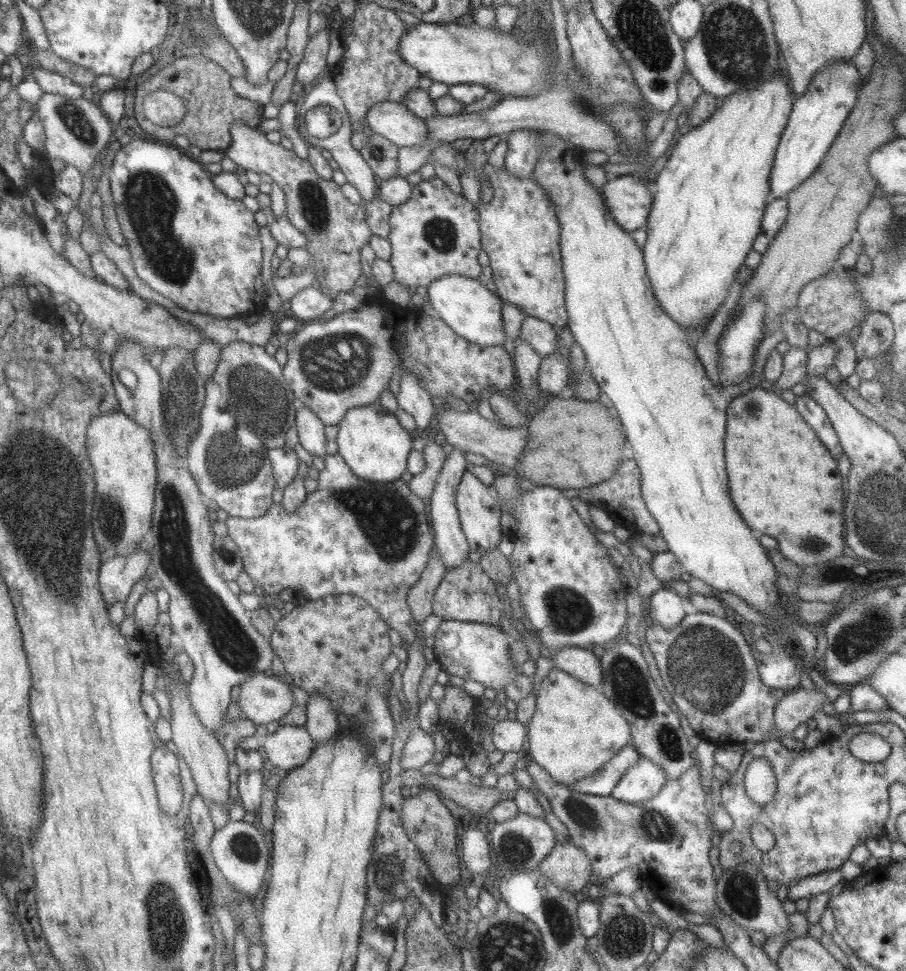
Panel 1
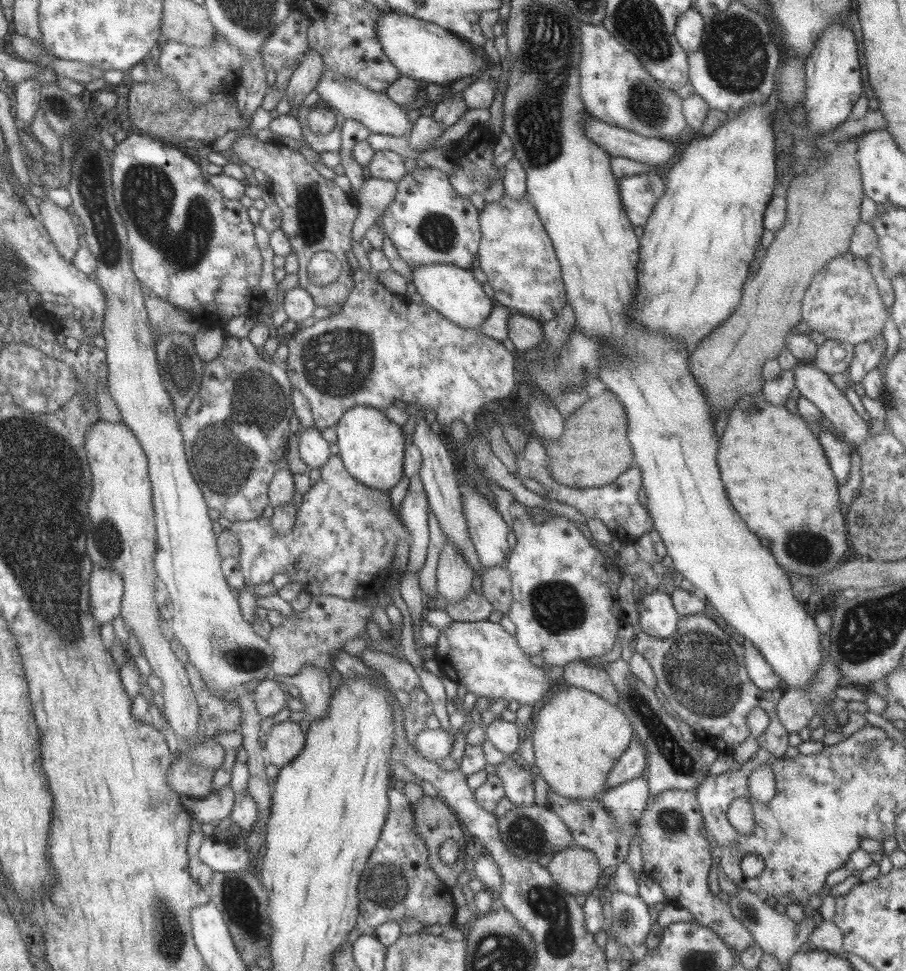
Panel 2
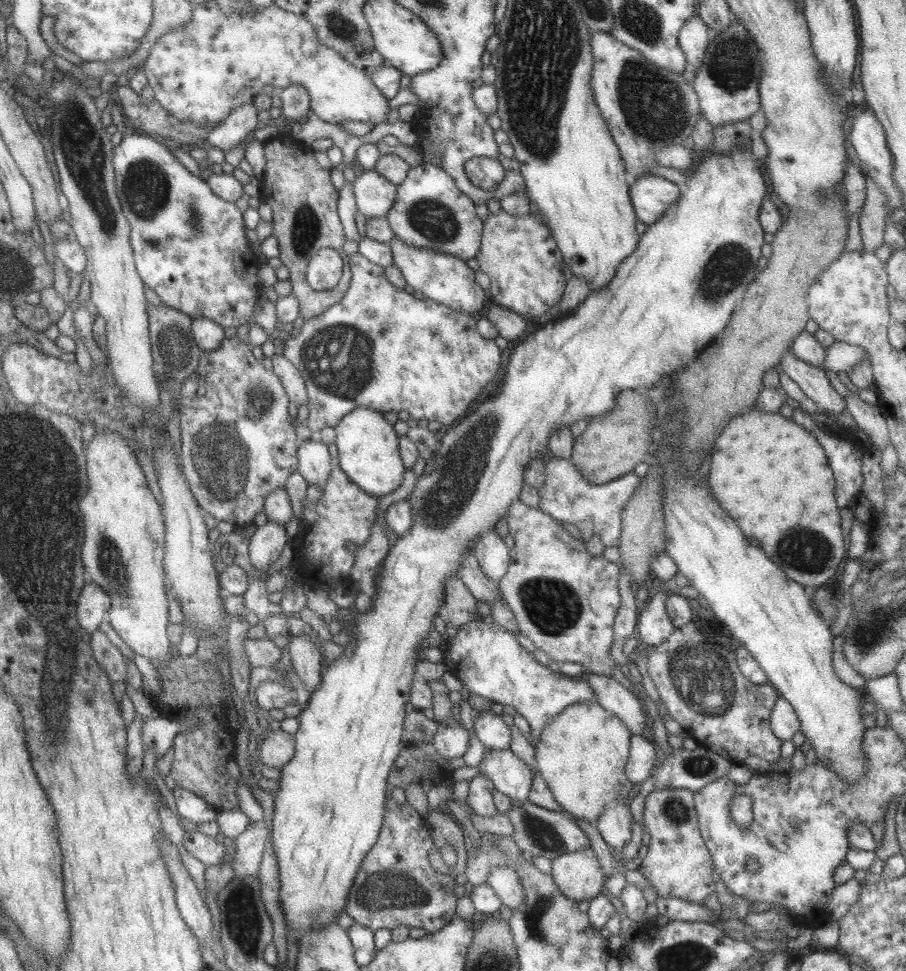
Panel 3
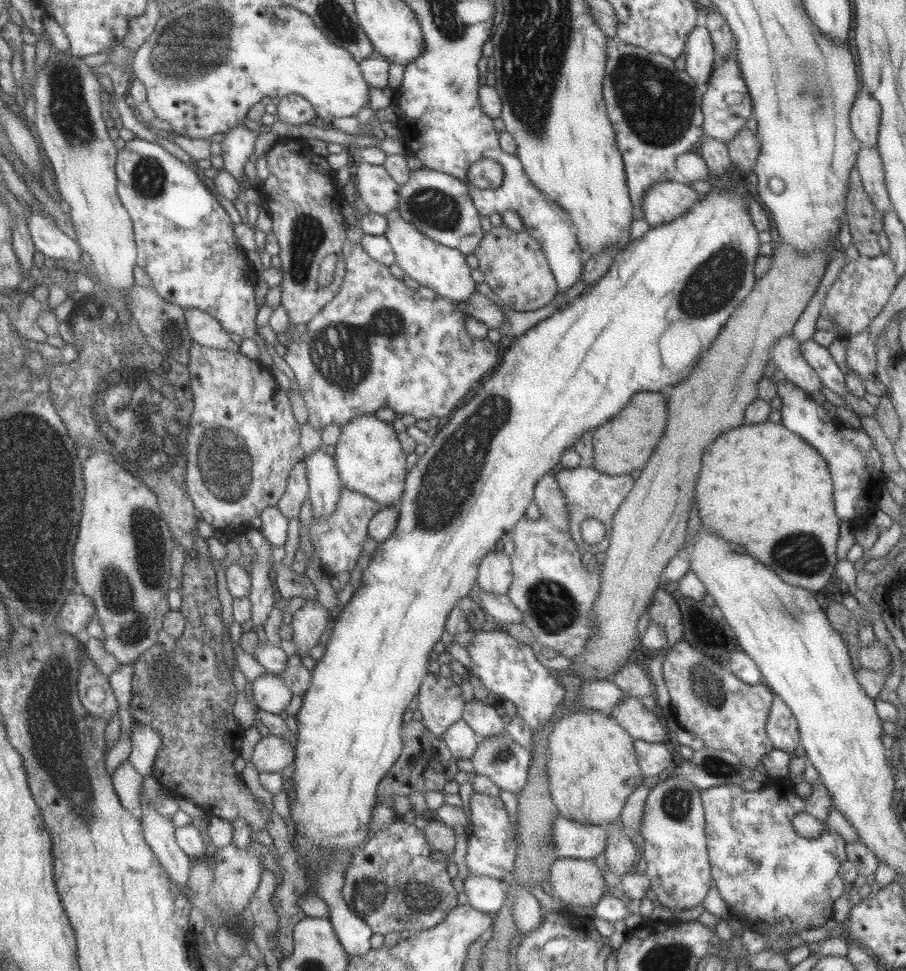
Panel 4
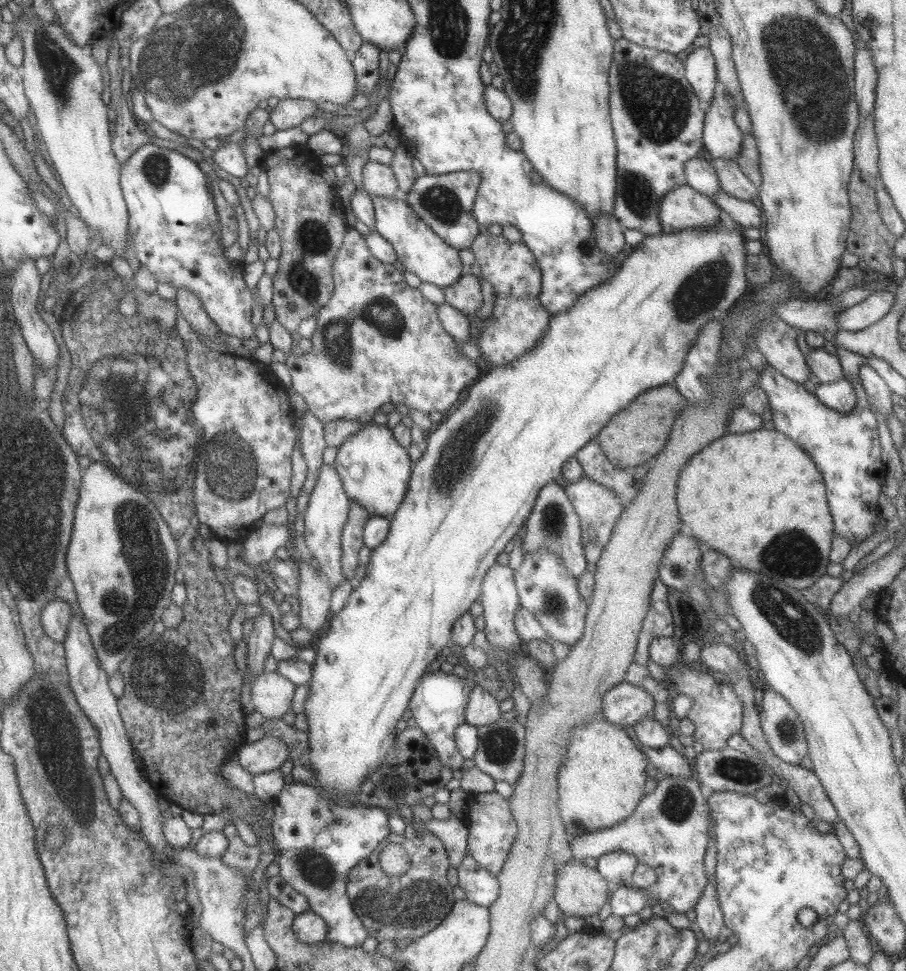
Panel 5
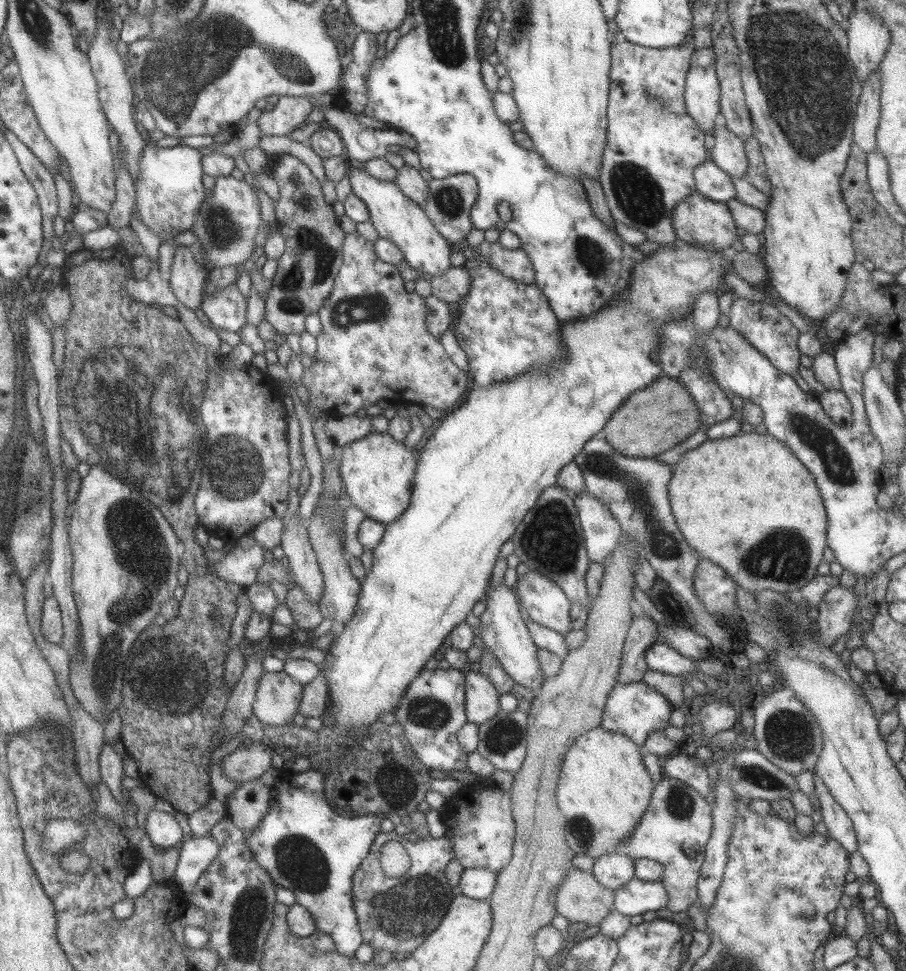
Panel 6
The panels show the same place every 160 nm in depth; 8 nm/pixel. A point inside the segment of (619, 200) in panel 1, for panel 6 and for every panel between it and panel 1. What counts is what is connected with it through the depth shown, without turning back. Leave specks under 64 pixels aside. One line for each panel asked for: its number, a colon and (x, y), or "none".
2: (638, 193)
3: (651, 196)
4: (665, 201)
5: (682, 208)
6: (696, 220)

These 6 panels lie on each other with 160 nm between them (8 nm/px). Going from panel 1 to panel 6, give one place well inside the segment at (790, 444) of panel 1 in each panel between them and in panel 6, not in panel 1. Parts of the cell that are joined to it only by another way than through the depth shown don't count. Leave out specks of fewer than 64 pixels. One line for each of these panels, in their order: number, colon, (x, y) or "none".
2: (777, 477)
3: (786, 480)
4: (760, 486)
5: (743, 509)
6: (747, 495)

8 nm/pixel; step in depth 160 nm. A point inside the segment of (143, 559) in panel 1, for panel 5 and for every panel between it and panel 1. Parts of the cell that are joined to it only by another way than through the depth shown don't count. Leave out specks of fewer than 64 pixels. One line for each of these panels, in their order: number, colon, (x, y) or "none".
2: (105, 587)
3: (92, 605)
4: (77, 610)
5: (55, 615)

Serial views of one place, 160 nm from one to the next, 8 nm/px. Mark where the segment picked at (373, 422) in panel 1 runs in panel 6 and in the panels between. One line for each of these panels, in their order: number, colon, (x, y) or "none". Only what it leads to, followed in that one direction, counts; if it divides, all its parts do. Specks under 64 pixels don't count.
2: (370, 446)
3: (367, 447)
4: (369, 459)
5: (373, 467)
6: (377, 472)

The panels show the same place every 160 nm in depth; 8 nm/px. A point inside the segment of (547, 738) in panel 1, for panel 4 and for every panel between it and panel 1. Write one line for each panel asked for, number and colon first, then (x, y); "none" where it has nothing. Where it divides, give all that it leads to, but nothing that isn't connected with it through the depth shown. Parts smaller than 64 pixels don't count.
2: (577, 736)
3: (581, 755)
4: (592, 767)

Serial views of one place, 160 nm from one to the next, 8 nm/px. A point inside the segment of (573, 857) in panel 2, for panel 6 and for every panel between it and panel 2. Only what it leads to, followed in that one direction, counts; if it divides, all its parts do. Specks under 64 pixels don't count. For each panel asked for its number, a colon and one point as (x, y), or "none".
3: (578, 876)
4: (575, 882)
5: (579, 891)
6: (580, 898)

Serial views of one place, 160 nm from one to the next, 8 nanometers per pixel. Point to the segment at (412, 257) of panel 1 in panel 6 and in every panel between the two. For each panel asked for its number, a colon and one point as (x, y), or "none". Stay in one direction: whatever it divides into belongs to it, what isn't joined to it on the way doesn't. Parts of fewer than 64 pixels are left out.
2: (427, 222)
3: (429, 212)
4: (440, 207)
5: (444, 202)
6: (448, 200)

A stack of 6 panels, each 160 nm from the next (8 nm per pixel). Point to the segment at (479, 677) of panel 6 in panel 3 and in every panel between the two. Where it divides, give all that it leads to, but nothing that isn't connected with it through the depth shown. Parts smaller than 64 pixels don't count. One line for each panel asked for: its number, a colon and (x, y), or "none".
3: (492, 732)
4: (480, 717)
5: (482, 708)

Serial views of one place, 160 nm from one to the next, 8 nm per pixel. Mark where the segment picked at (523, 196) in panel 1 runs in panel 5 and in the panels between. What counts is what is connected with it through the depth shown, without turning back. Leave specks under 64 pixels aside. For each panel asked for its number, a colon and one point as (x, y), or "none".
2: (522, 272)
3: (522, 262)
4: (513, 265)
5: (510, 268)

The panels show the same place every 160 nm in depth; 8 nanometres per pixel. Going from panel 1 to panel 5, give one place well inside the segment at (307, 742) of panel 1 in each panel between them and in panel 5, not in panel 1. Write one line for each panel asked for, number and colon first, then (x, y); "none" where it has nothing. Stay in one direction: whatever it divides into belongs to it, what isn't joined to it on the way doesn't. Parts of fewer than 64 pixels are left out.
2: (282, 743)
3: (277, 747)
4: (270, 753)
5: (268, 753)

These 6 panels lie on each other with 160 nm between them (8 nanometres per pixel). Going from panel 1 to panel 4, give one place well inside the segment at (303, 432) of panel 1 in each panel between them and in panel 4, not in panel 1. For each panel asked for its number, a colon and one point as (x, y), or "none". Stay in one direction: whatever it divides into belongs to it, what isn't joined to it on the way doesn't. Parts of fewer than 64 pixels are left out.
2: (314, 451)
3: (314, 464)
4: (324, 487)

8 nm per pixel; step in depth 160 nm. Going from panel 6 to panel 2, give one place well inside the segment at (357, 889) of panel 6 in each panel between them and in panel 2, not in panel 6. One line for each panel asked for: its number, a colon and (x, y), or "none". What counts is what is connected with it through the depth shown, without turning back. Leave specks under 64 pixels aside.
2: (397, 882)
3: (395, 885)
4: (395, 881)
5: (408, 906)

